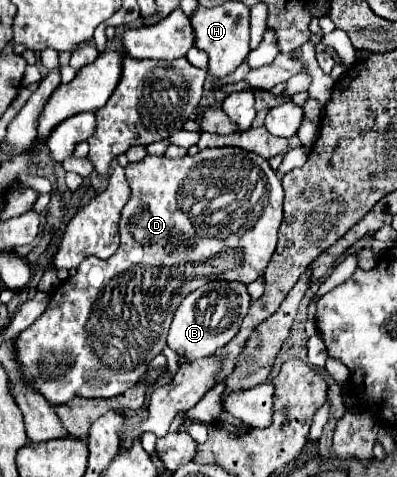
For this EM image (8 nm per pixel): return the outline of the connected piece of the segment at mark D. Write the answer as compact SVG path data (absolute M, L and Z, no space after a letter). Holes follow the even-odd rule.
M224 146L224 148L204 148L194 156L184 156L184 158L174 158L174 160L166 158L166 156L146 156L140 162L126 166L126 180L130 186L130 200L126 202L126 206L122 208L122 214L120 214L120 238L122 238L120 250L114 256L110 256L108 260L100 260L94 256L84 258L84 262L76 270L76 274L66 278L54 290L44 314L16 338L16 354L18 354L18 360L24 364L26 378L34 380L36 390L52 404L64 404L74 396L114 398L114 396L120 396L122 392L126 392L130 386L138 384L146 376L152 358L162 354L162 350L168 346L166 334L172 324L172 316L188 292L208 284L210 280L238 280L238 282L250 284L250 282L262 278L268 262L270 262L270 256L276 250L278 228L282 222L284 190L282 190L282 182L280 182L278 174L270 168L268 160L258 154L246 152L242 148ZM222 184L244 184L244 188L240 188L240 192L238 192L238 188L224 188Z

